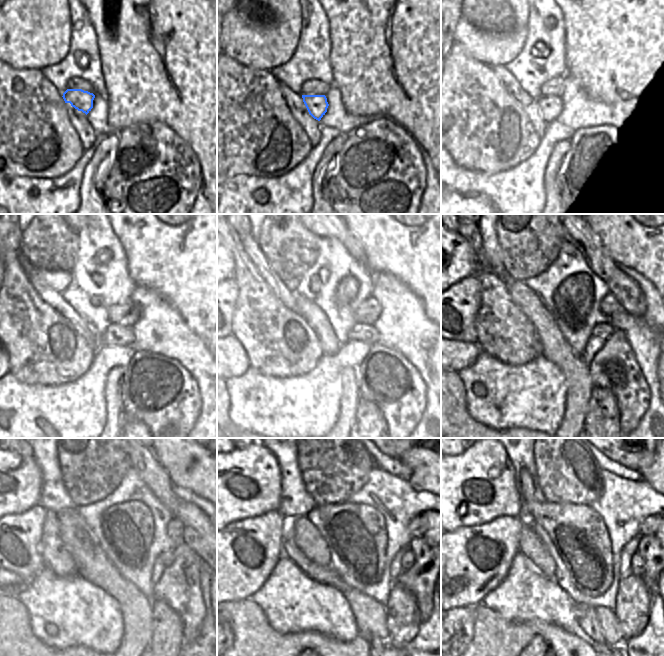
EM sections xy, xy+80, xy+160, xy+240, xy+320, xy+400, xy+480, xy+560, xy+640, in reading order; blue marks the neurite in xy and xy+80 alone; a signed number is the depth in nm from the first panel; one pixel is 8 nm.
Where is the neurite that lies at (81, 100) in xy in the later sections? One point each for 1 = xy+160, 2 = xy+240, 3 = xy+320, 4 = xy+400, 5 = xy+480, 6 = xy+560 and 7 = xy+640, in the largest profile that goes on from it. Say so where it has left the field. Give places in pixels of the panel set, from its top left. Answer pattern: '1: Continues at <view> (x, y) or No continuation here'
1: Continues at xy+160 (550, 107)
2: Continues at xy+240 (115, 334)
3: Continues at xy+320 (368, 334)
4: Continues at xy+400 (601, 330)
5: Continues at xy+480 (166, 557)
6: Continues at xy+560 (407, 559)
7: Continues at xy+640 (637, 565).

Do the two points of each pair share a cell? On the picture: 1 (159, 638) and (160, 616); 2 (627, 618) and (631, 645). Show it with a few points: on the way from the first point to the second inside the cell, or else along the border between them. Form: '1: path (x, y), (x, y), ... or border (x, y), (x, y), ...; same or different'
1: path (160, 633), (160, 621); same
2: border (647, 622), (635, 636), (625, 641); different

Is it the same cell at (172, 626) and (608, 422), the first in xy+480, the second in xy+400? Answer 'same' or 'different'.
same

